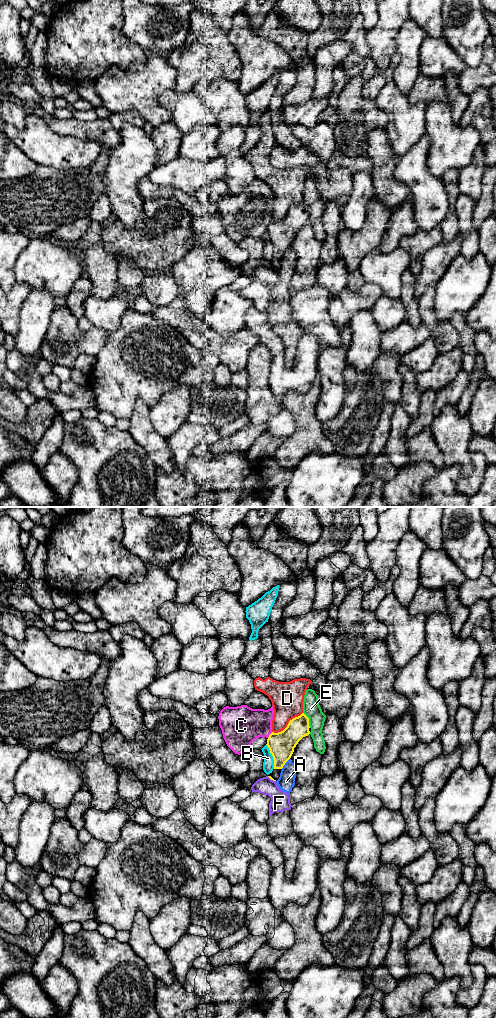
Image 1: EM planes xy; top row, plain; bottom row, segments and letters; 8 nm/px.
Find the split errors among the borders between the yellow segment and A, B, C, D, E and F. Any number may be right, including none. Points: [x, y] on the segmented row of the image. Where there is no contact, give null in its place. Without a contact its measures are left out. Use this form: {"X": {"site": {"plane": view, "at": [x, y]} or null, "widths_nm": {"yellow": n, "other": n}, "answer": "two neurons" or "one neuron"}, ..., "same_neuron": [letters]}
{"A": {"site": {"plane": "xy", "at": [285, 762]}, "widths_nm": {"yellow": 200, "other": 140}, "answer": "two neurons"}, "B": {"site": {"plane": "xy", "at": [272, 755]}, "widths_nm": {"yellow": 200, "other": 100}, "answer": "two neurons"}, "C": {"site": {"plane": "xy", "at": [269, 735]}, "widths_nm": {"yellow": 200, "other": 320}, "answer": "two neurons"}, "D": {"site": {"plane": "xy", "at": [288, 724]}, "widths_nm": {"yellow": 200, "other": 260}, "answer": "two neurons"}, "E": {"site": {"plane": "xy", "at": [308, 720]}, "widths_nm": {"yellow": 180, "other": 140}, "answer": "two neurons"}, "F": {"site": {"plane": "xy", "at": [271, 779]}, "widths_nm": {"yellow": 20, "other": 160}, "answer": "two neurons"}, "same_neuron": []}

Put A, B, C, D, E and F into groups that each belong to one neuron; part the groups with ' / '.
A F / B / C / D / E

